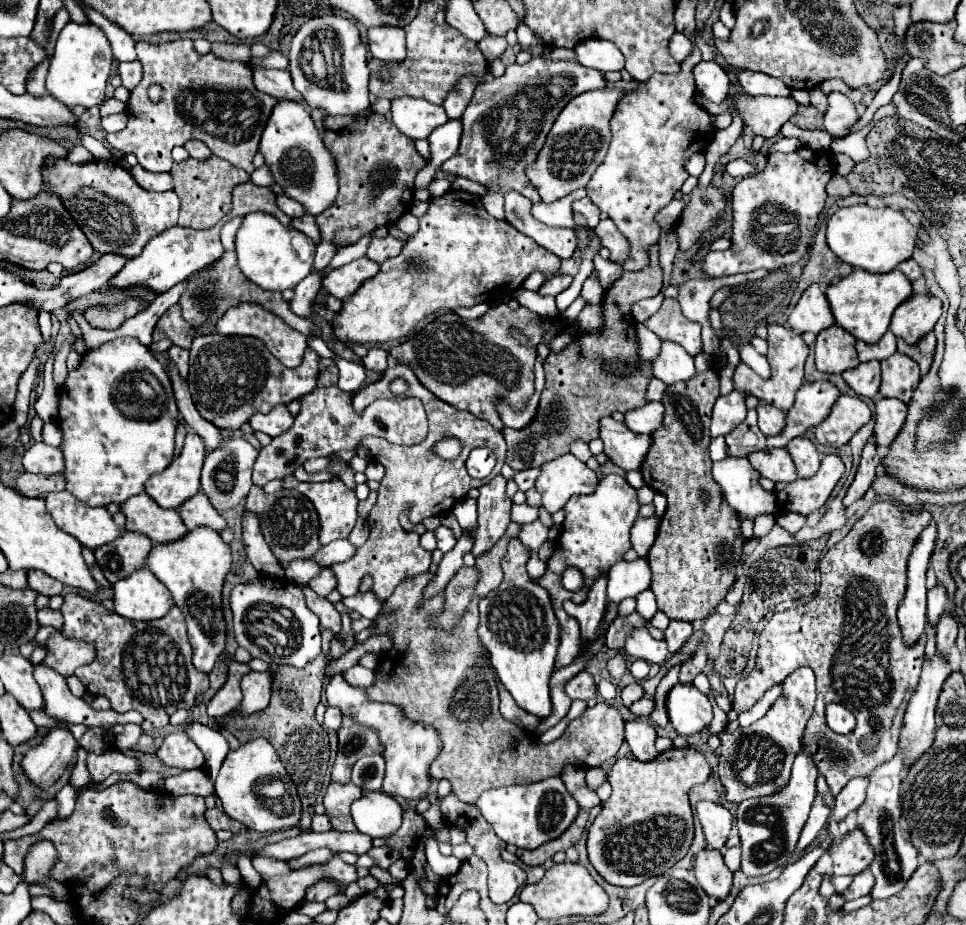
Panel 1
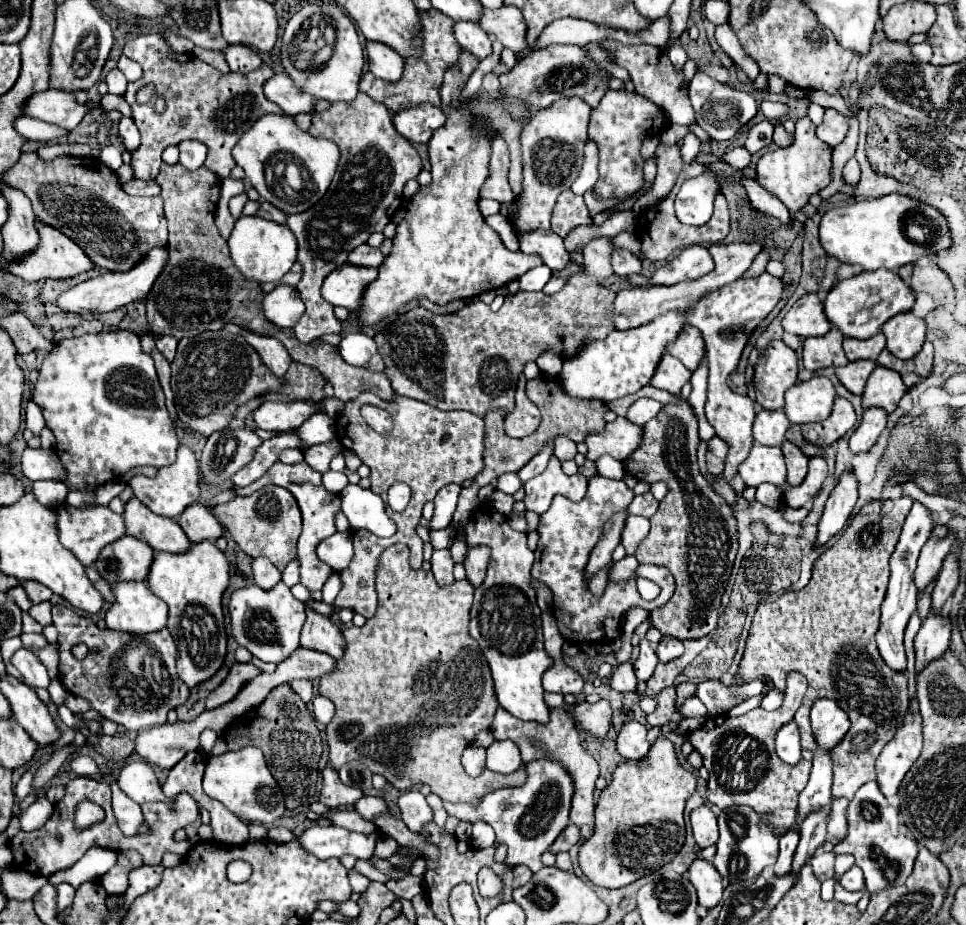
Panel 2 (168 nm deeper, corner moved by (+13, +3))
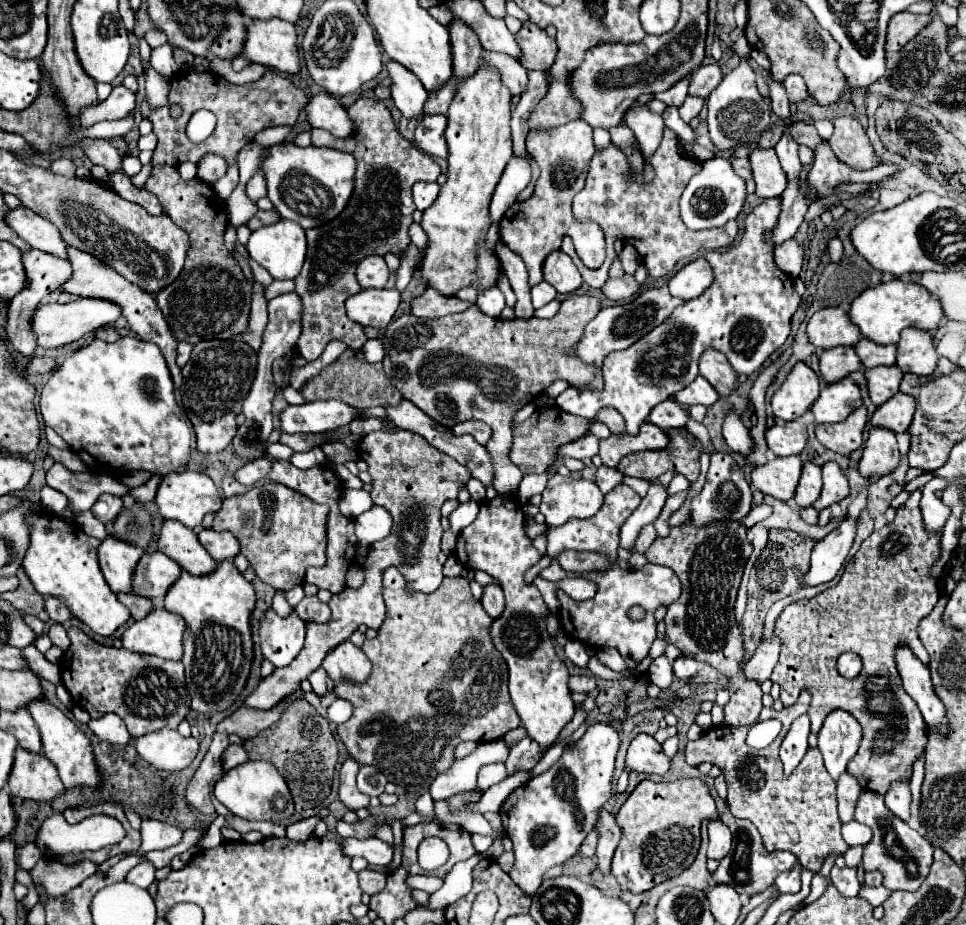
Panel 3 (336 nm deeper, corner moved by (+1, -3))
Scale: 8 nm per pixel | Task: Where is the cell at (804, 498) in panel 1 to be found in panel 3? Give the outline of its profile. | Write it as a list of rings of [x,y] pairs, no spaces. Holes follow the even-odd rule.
[[[835,461],[825,463],[823,465],[823,491],[821,491],[821,497],[813,503],[813,507],[821,511],[833,503],[839,503],[847,495],[849,495],[849,483],[847,483],[845,473],[839,469]]]

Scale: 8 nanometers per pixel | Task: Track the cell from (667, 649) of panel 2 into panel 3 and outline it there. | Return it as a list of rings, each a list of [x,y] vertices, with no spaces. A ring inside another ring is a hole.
[[[681,655],[679,659],[675,659],[673,667],[675,667],[675,677],[677,679],[687,679],[687,677],[693,677],[697,673],[699,663],[695,659],[691,659],[691,657]]]

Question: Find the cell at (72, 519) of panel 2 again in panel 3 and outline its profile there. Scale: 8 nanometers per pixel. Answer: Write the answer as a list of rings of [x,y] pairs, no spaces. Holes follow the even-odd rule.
[[[107,537],[99,547],[99,563],[105,575],[105,581],[113,589],[113,593],[133,593],[131,575],[135,571],[135,563],[139,563],[143,551],[123,543],[119,539]]]

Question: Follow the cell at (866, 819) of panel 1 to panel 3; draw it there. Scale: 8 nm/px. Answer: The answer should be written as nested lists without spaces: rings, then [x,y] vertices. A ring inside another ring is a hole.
[[[861,791],[857,809],[855,809],[855,821],[865,823],[873,829],[871,843],[865,845],[863,851],[863,867],[865,871],[879,869],[885,877],[883,887],[891,891],[917,891],[925,877],[929,875],[929,867],[933,863],[933,847],[929,841],[925,841],[915,829],[911,829],[905,821],[897,819],[887,807],[885,797],[873,791]]]

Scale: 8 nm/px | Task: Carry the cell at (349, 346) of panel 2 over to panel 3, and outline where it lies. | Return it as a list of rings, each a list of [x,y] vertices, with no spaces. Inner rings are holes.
[[[369,339],[369,341],[365,343],[365,347],[363,347],[363,355],[365,355],[365,359],[367,359],[369,363],[379,363],[379,361],[383,361],[385,353],[383,353],[381,341],[379,341],[379,339]]]

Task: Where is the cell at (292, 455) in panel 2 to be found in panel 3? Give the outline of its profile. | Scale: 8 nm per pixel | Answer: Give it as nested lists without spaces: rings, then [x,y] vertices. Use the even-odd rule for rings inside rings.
[[[269,443],[269,445],[267,445],[267,453],[273,455],[275,459],[285,459],[285,461],[289,461],[289,457],[293,455],[293,449],[287,447],[287,445],[283,445],[283,443]]]

